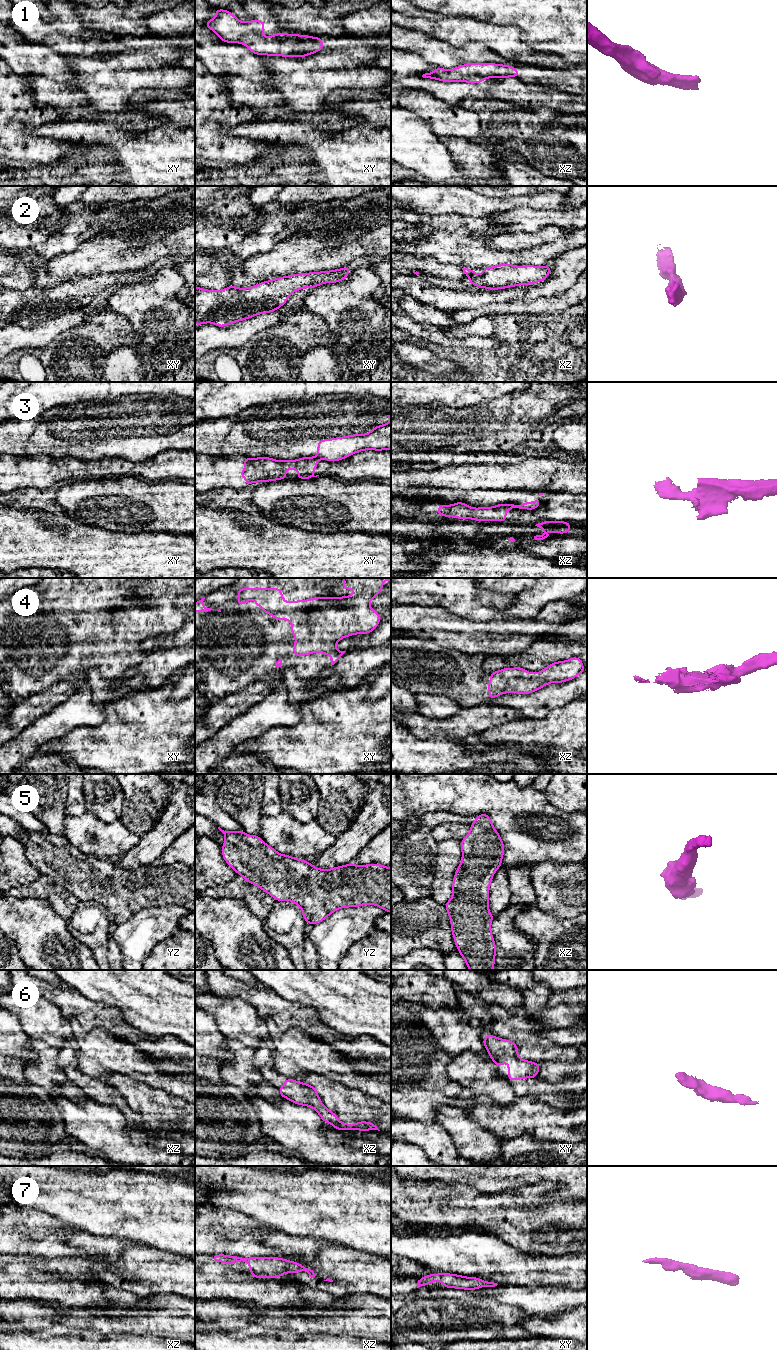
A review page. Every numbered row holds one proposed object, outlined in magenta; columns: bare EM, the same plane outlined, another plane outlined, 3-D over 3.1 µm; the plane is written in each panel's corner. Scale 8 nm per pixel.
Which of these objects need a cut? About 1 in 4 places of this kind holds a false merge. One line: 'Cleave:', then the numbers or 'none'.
Cleave: 3

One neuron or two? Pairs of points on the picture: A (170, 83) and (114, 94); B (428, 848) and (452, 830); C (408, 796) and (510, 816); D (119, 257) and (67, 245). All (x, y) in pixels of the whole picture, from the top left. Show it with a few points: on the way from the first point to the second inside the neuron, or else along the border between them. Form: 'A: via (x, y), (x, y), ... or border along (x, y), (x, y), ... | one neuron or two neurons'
A: via (156, 80), (133, 80), (128, 82) | one neuron
B: border along (434, 826), (432, 836), (438, 842) | two neurons
C: via (433, 796), (485, 796) | one neuron
D: border along (97, 235), (82, 242), (74, 250), (55, 256) | two neurons

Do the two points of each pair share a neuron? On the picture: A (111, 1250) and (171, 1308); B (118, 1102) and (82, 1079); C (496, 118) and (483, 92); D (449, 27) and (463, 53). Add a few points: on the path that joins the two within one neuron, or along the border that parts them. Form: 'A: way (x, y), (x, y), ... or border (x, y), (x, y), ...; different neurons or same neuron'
A: border (162, 1292), (180, 1295), (184, 1298); different neurons
B: way (109, 1095), (91, 1087); same neuron
C: border (463, 99), (493, 98), (509, 102); different neurons
D: border (437, 38), (453, 45), (471, 41), (482, 44); different neurons

